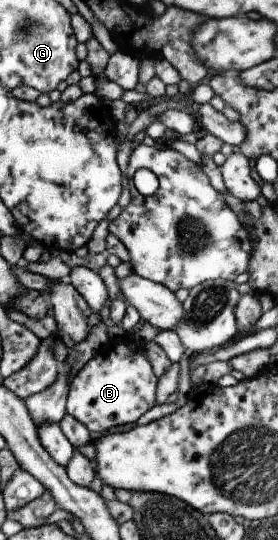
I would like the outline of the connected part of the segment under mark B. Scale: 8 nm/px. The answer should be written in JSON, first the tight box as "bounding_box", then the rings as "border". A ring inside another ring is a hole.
{"bounding_box":[66,332,158,432],"border":[[[126,332],[120,340],[110,340],[105,350],[86,362],[70,383],[66,412],[82,422],[89,432],[106,432],[132,424],[156,405],[158,379],[148,362],[144,344]]]}

